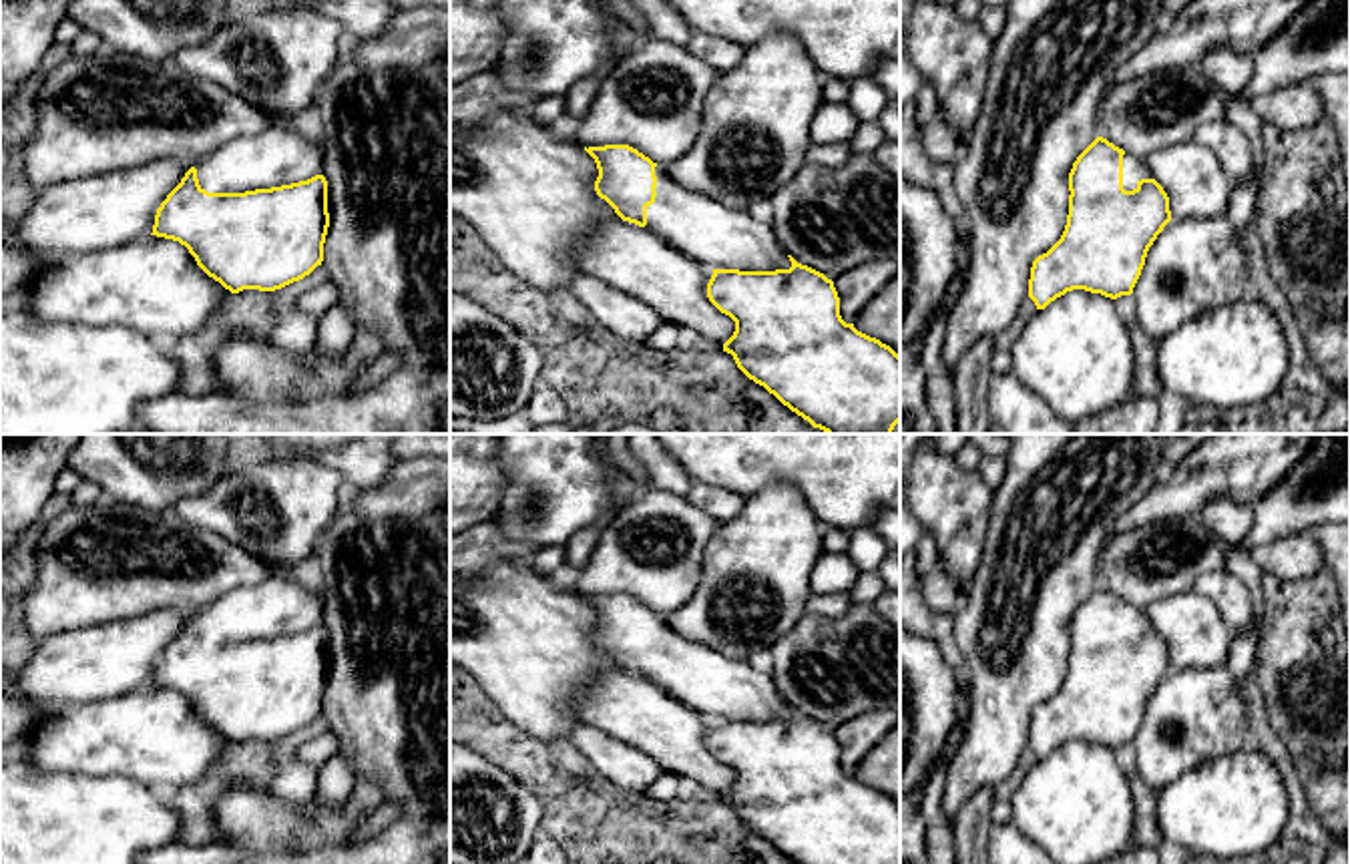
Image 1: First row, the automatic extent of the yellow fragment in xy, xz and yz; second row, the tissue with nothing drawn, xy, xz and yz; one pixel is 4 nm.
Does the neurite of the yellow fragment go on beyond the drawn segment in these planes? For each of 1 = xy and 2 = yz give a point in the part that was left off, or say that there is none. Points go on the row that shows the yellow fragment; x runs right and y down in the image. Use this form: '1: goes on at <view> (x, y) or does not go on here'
1: goes on at xy (280, 155)
2: goes on at yz (1134, 169)

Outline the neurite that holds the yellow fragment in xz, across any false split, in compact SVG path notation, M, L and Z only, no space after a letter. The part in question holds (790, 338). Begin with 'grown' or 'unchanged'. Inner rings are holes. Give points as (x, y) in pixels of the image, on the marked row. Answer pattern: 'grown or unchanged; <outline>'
grown; M629 145L585 147L585 151L599 169L597 195L623 221L647 227L675 249L713 269L707 297L735 321L735 332L723 344L723 352L733 356L737 368L749 380L826 434L892 434L900 422L900 356L842 319L834 281L788 255L773 233L773 225L755 221L745 209L727 207L705 193L677 185L665 167Z

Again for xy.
grown; M275 125L237 137L201 157L167 195L155 215L153 233L179 241L197 265L231 293L243 289L275 291L309 275L323 261L329 227L327 181L321 145L307 141L295 125Z

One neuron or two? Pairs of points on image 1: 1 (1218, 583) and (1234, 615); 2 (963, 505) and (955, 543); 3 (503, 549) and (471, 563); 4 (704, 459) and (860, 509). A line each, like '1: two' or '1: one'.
1: one
2: one
3: one
4: one

